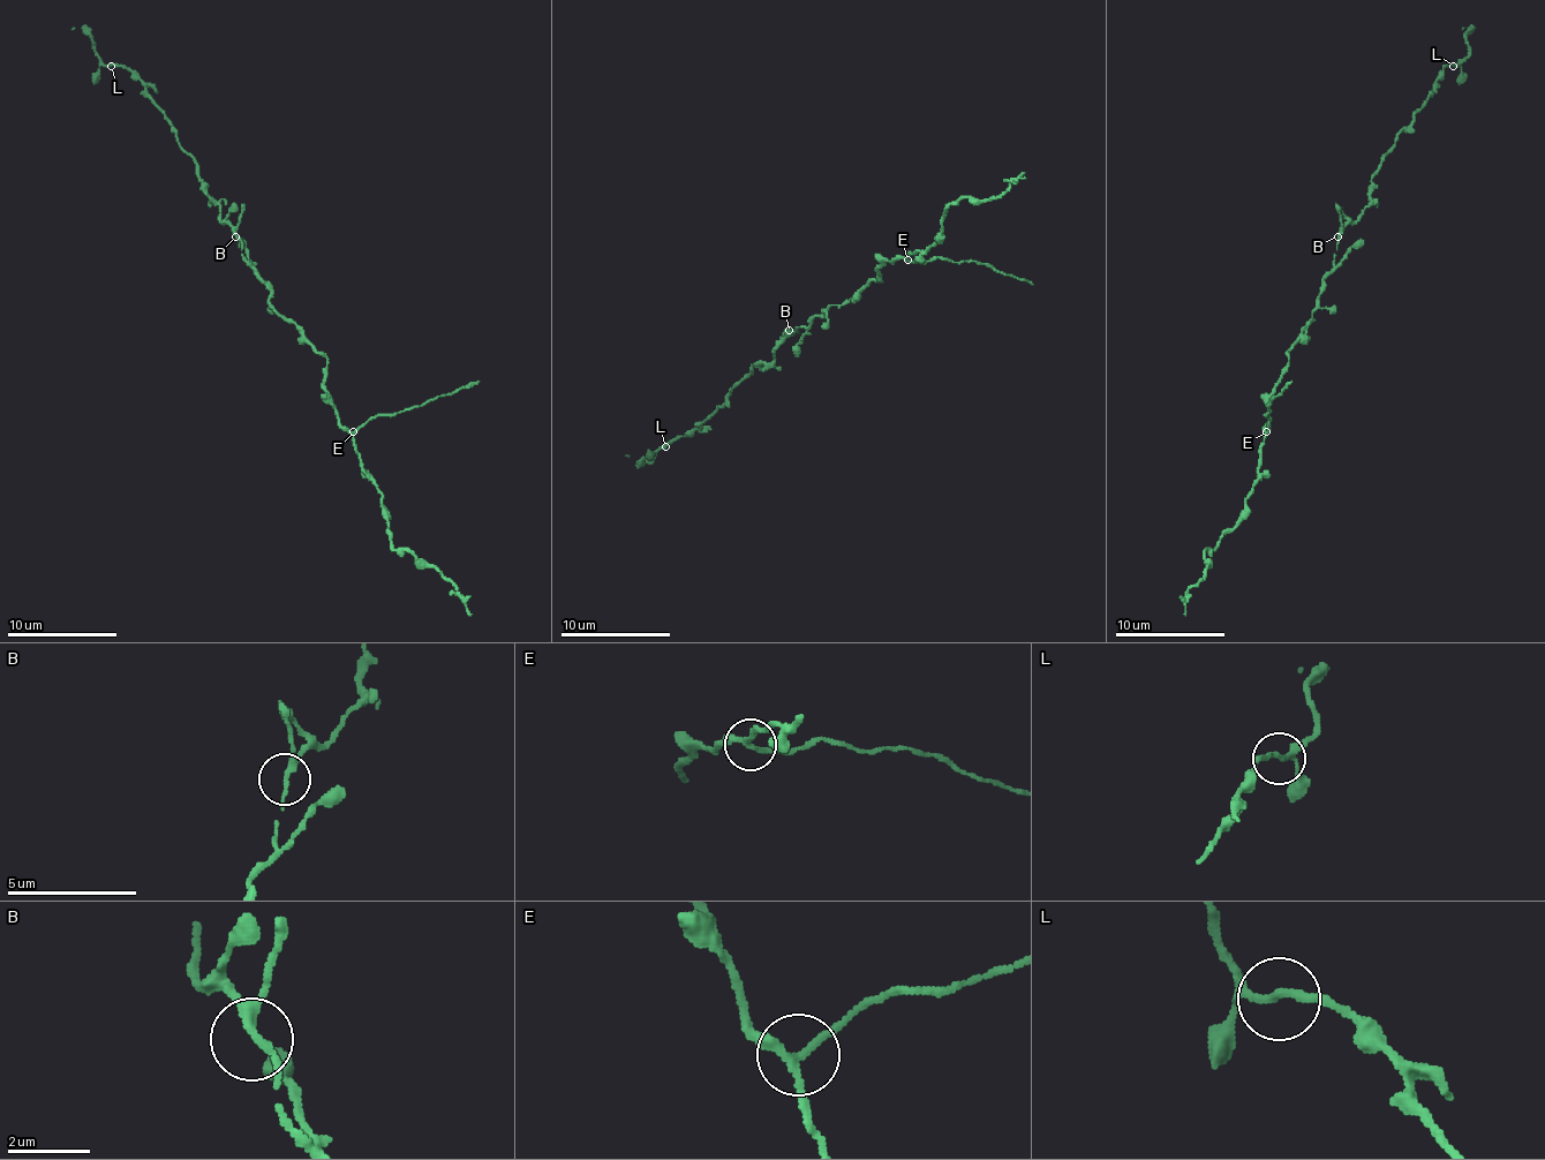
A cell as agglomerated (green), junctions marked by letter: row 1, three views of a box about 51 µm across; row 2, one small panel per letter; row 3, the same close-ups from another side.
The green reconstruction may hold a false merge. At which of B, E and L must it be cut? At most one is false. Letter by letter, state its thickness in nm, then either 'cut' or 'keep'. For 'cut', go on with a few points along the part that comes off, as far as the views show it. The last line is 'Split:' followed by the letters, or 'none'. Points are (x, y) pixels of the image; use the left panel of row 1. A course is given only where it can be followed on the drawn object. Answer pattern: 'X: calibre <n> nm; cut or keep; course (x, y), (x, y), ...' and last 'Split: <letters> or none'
B: calibre 200 nm; keep
E: calibre 180 nm; cut; course (354, 432), (384, 413), (426, 405), (477, 381)
L: calibre 160 nm; keep
Split: E

